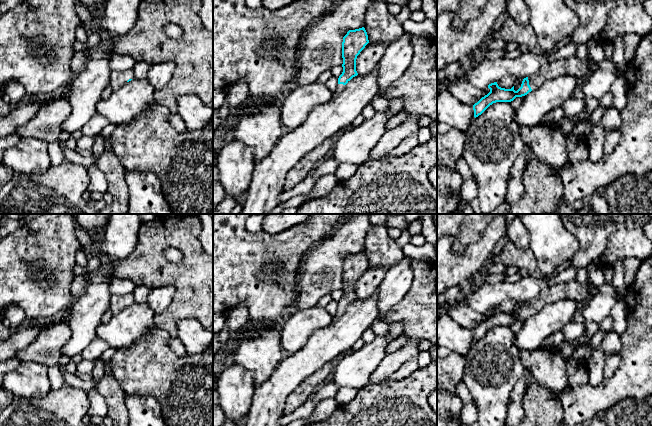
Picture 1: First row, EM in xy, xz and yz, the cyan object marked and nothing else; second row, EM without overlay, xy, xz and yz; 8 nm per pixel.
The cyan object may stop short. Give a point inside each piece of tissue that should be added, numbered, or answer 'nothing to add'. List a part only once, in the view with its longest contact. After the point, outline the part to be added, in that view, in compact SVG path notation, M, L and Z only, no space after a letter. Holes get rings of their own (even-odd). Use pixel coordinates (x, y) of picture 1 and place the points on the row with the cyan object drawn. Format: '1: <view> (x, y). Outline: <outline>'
1: yz (578, 68). Outline: M570 57L568 59L560 59L545 65L542 65L532 75L528 77L529 85L532 91L539 88L544 82L562 75L572 75L580 81L592 73L596 67L596 62L590 57L585 59L577 59Z

